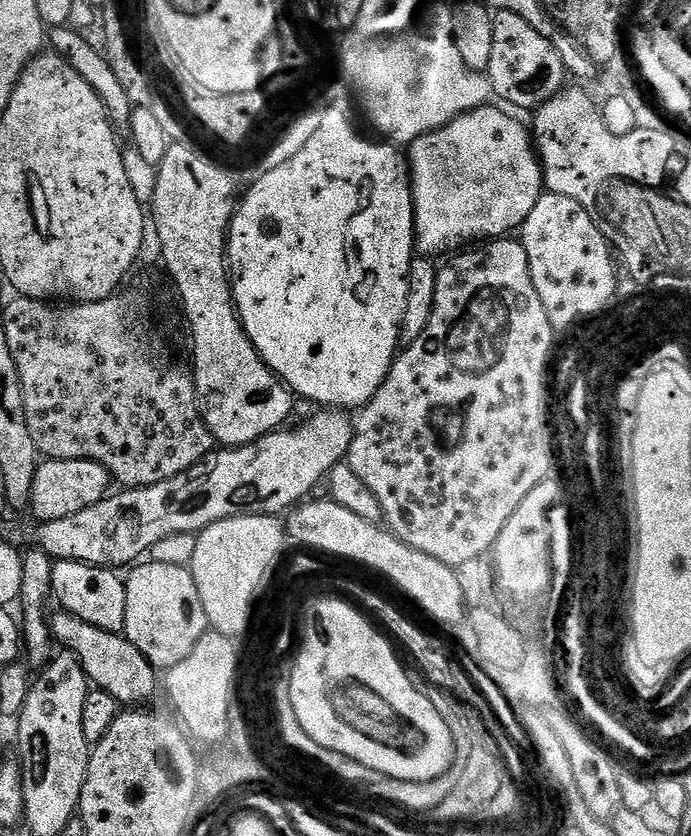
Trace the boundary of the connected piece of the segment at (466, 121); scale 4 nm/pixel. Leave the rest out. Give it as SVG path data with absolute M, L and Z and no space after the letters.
M477 106L470 112L463 112L446 126L418 137L407 152L406 168L410 173L416 230L414 248L424 258L447 257L473 242L491 242L515 233L542 195L542 169L525 125L523 128L496 108Z

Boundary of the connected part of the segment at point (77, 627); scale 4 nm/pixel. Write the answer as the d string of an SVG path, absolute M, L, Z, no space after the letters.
M59 614L51 617L50 632L65 644L75 657L85 676L97 689L104 689L120 706L144 706L148 700L148 684L157 683L158 672L142 658L142 654L123 635L107 628L95 628L76 616Z

